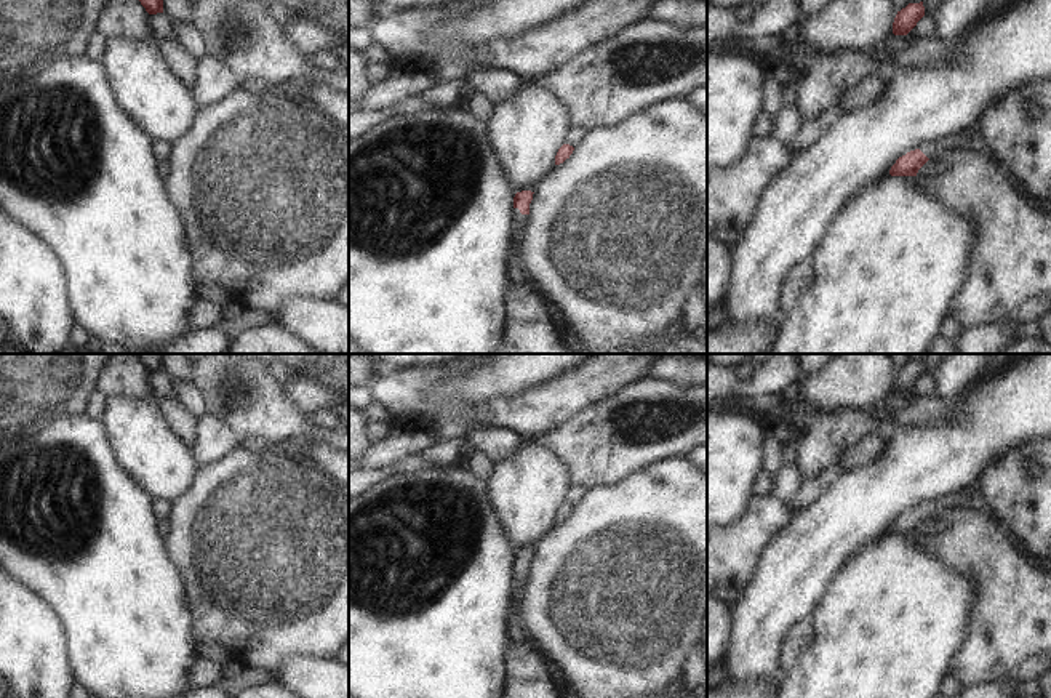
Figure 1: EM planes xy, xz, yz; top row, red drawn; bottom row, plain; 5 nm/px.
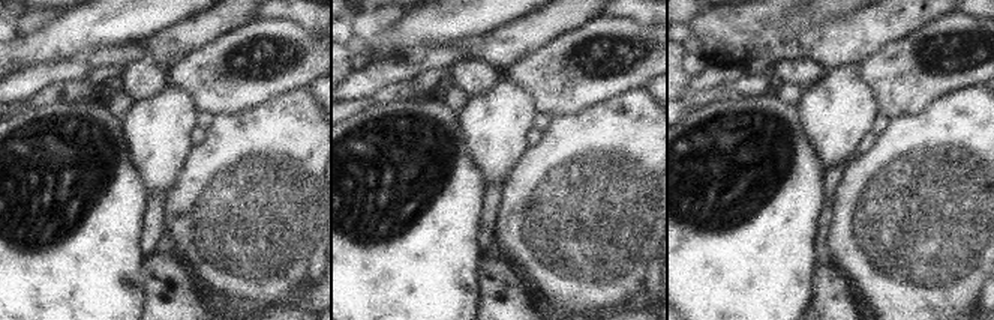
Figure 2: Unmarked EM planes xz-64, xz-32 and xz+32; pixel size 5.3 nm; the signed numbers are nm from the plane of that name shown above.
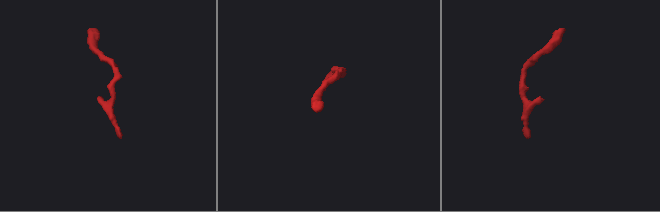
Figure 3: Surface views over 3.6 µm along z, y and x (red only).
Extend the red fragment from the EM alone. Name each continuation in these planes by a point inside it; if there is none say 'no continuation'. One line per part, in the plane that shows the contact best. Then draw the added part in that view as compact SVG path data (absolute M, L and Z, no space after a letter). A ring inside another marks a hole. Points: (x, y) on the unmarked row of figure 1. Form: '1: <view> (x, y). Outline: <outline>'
1: xz (519, 580). Outline: M514 567L510 604L515 600L522 602L522 592L526 586L526 581L528 581L528 573L522 573L518 567Z

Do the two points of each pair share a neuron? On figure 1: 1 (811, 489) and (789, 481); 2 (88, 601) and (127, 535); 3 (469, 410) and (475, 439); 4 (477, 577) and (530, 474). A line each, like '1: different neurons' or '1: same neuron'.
1: different neurons
2: same neuron
3: different neurons
4: different neurons

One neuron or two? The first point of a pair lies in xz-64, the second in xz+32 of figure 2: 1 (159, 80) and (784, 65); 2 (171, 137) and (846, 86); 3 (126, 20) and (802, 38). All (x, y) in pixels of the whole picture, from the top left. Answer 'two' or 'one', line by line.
1: one
2: one
3: two

